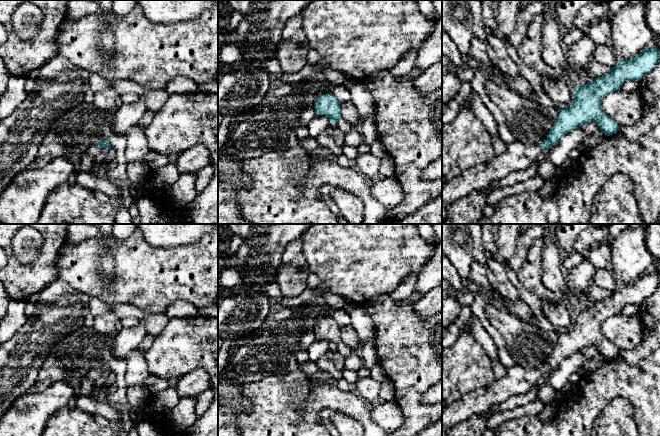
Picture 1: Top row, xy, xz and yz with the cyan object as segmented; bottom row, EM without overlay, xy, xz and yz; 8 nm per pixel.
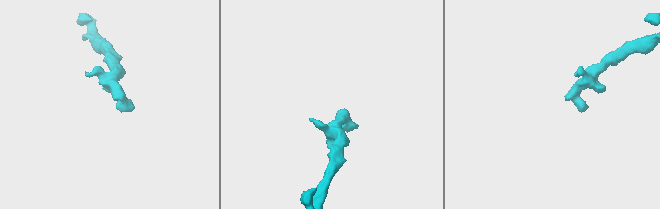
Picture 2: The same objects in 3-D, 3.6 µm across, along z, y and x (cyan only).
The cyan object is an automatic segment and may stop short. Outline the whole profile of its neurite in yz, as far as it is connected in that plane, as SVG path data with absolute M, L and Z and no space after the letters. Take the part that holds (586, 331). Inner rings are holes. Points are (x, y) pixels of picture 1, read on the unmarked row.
M655 269L633 283L619 285L607 299L576 311L573 328L560 334L551 355L540 369L516 364L508 368L502 378L480 386L448 405L442 412L442 436L447 436L451 428L472 415L486 413L512 396L528 393L544 373L552 372L565 358L586 347L596 347L606 360L620 355L619 349L603 336L601 325L608 318L620 314L624 306L640 305L659 286L660 274Z

